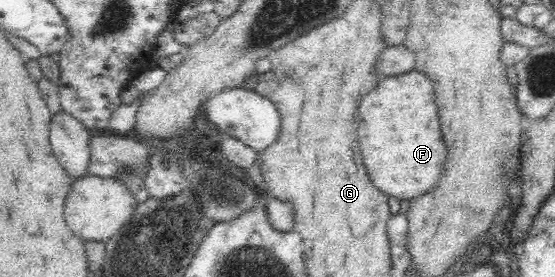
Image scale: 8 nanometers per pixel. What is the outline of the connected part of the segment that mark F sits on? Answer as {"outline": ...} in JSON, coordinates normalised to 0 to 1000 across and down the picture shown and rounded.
{"outline":[[[742,249],[717,274],[686,285],[674,329],[652,365],[645,415],[645,487],[656,596],[670,661],[685,690],[719,722],[739,722],[780,675],[796,632],[796,603],[804,581],[804,523],[796,466],[789,451],[782,318],[771,278]]]}

